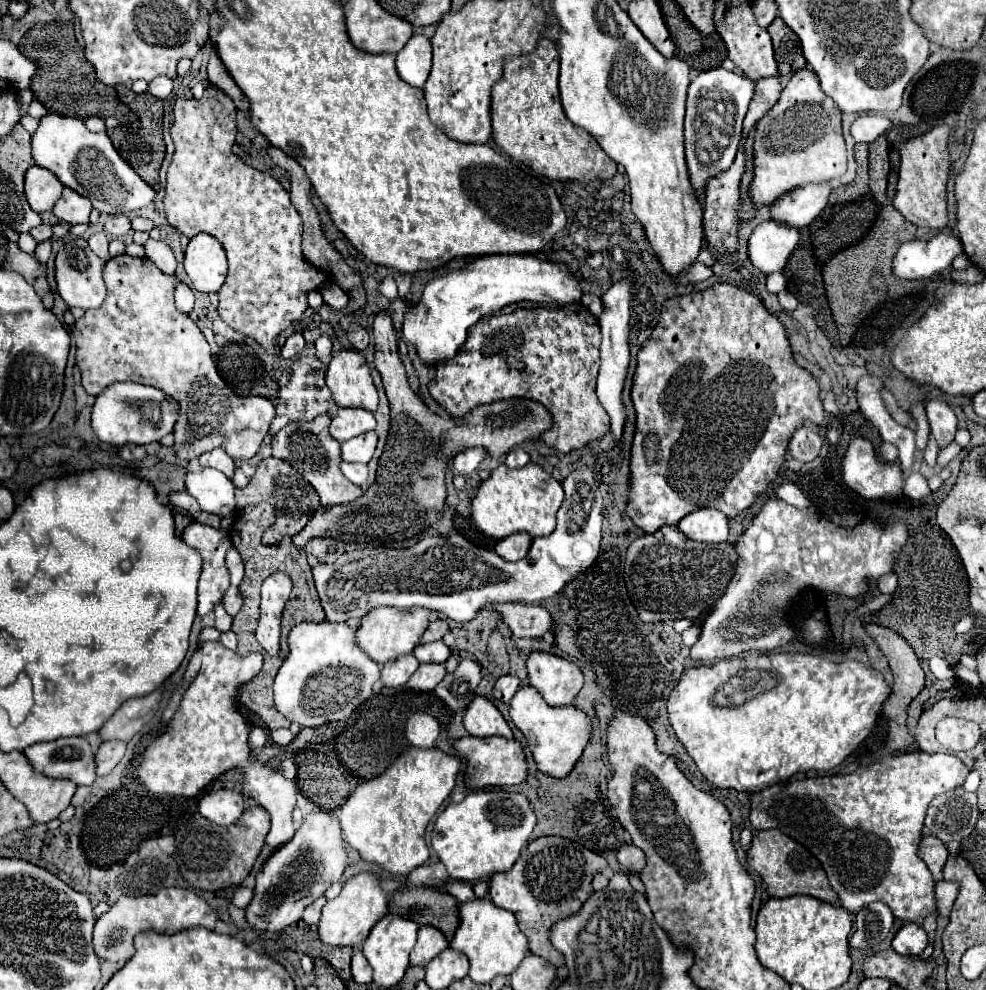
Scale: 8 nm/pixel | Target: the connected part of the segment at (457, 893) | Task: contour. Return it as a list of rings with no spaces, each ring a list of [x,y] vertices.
[[[454,882],[454,884],[446,884],[446,890],[454,896],[454,898],[458,898],[460,902],[472,902],[472,900],[476,900],[476,896],[474,896],[474,890],[472,890],[472,886],[470,884],[464,884],[464,882]]]

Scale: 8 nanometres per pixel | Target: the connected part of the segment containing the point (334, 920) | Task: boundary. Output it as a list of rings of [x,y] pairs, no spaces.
[[[362,872],[350,878],[340,896],[328,900],[322,910],[322,918],[318,922],[320,940],[332,946],[362,946],[372,926],[388,912],[388,894],[380,886],[380,878],[372,872]]]

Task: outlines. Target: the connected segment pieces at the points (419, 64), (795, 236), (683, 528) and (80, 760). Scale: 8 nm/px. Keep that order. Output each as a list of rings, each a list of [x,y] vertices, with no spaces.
[[[414,34],[396,56],[396,70],[404,82],[422,88],[432,66],[432,46],[422,34]]]
[[[768,220],[754,228],[748,240],[748,258],[764,274],[780,272],[786,266],[788,256],[794,252],[800,240],[800,232],[792,226]]]
[[[696,510],[684,516],[678,522],[680,532],[684,532],[690,540],[718,544],[728,540],[728,516],[720,510]]]
[[[58,738],[24,750],[34,770],[50,778],[66,778],[78,786],[96,780],[94,752],[86,738]]]

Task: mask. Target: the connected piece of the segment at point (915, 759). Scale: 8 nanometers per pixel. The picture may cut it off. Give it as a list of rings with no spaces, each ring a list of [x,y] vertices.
[[[917,750],[914,752],[908,752],[908,754],[900,754],[900,756],[886,756],[882,760],[878,760],[876,764],[868,766],[866,770],[858,770],[858,772],[852,772],[852,774],[844,774],[844,776],[818,776],[818,778],[806,778],[802,782],[788,782],[786,788],[782,788],[782,784],[774,784],[774,786],[768,786],[766,790],[762,792],[756,792],[750,796],[750,824],[754,830],[770,830],[770,828],[776,828],[776,830],[782,830],[784,834],[788,834],[790,838],[794,838],[798,844],[806,846],[822,864],[828,880],[830,880],[830,886],[834,888],[834,892],[838,894],[838,900],[840,904],[852,912],[852,914],[858,914],[862,908],[870,906],[872,902],[884,902],[896,920],[902,920],[902,922],[920,922],[932,914],[938,914],[938,904],[936,904],[936,894],[934,894],[934,878],[928,870],[928,866],[918,858],[918,844],[920,844],[920,838],[922,838],[922,826],[924,826],[924,816],[926,816],[926,808],[928,808],[928,802],[936,796],[936,794],[942,794],[946,790],[954,790],[954,786],[962,786],[964,780],[968,776],[968,768],[966,764],[952,756],[952,754],[928,754],[928,752],[922,752]]]

